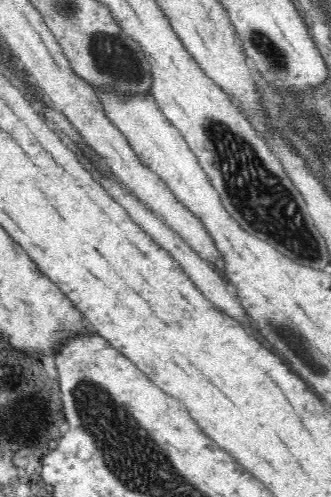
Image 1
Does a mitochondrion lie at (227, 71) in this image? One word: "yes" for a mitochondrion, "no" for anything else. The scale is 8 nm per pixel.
no

